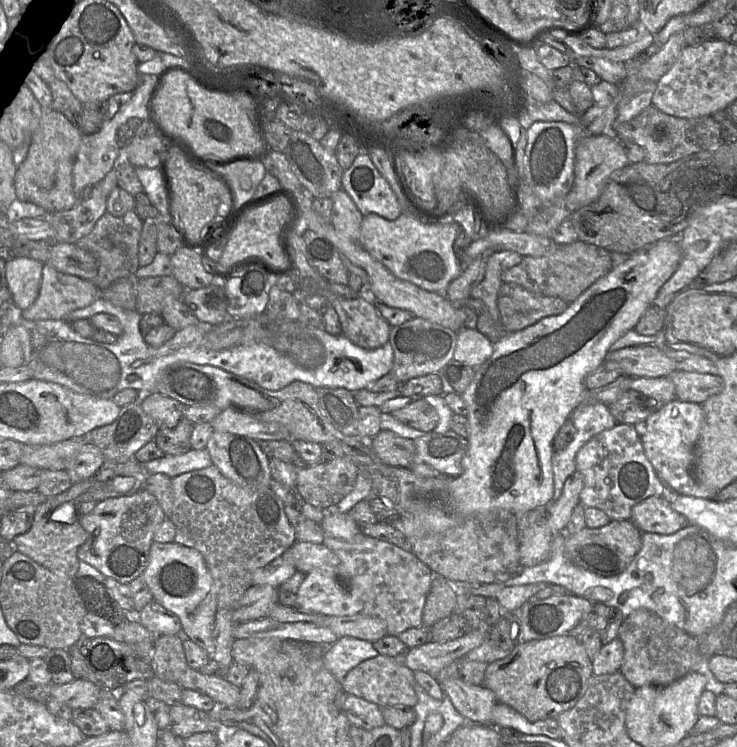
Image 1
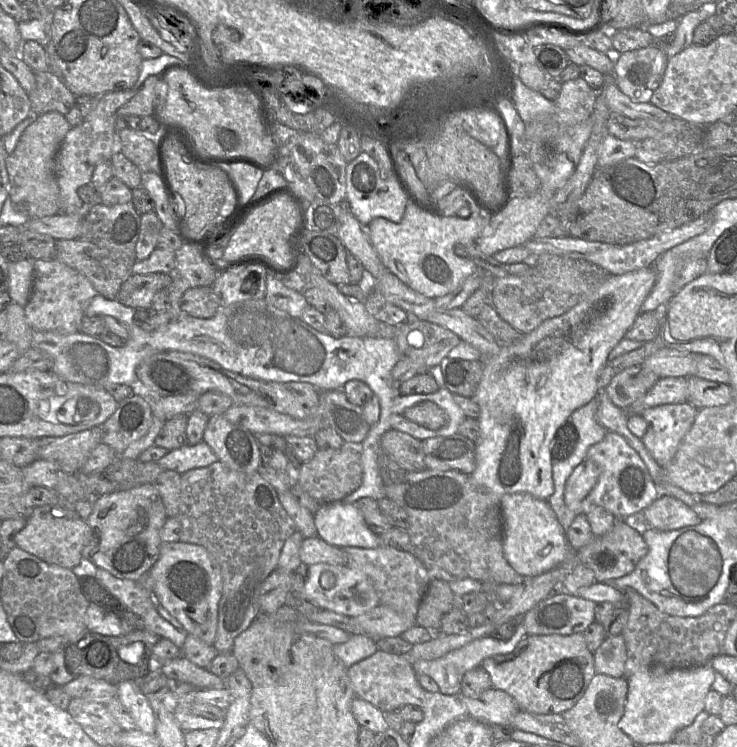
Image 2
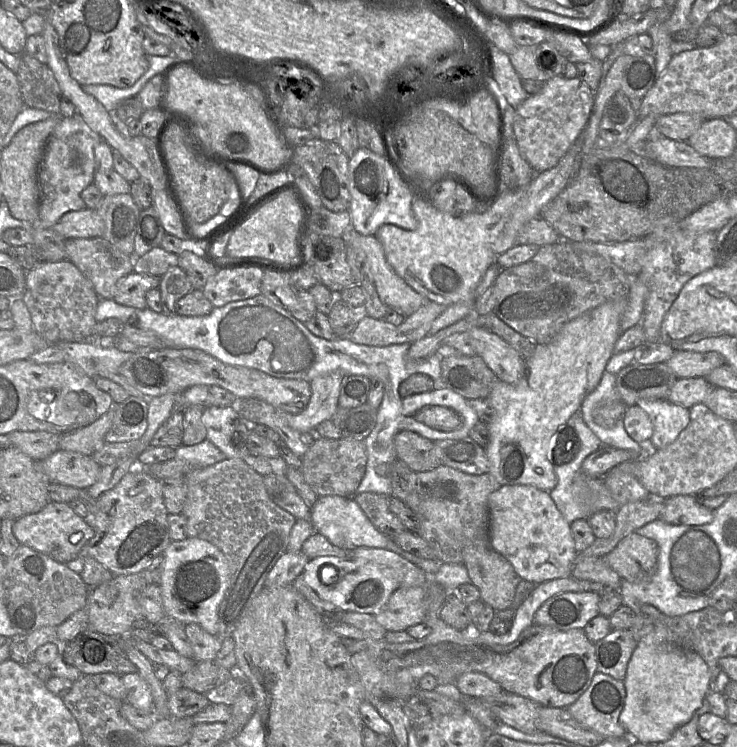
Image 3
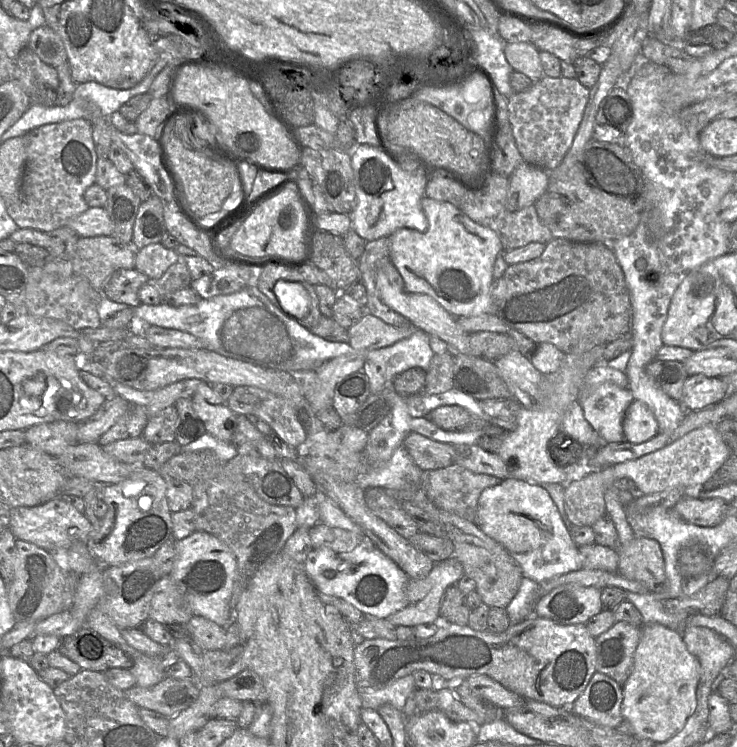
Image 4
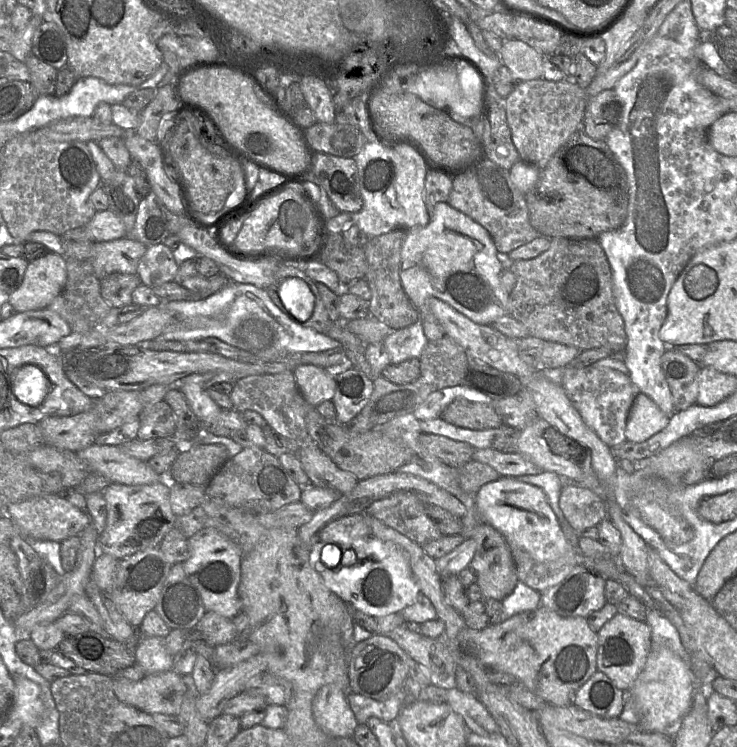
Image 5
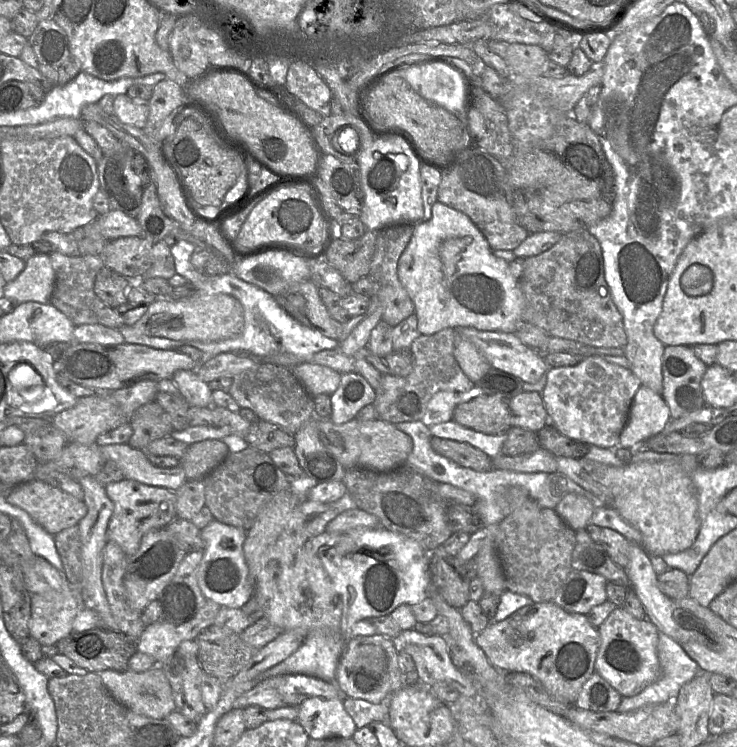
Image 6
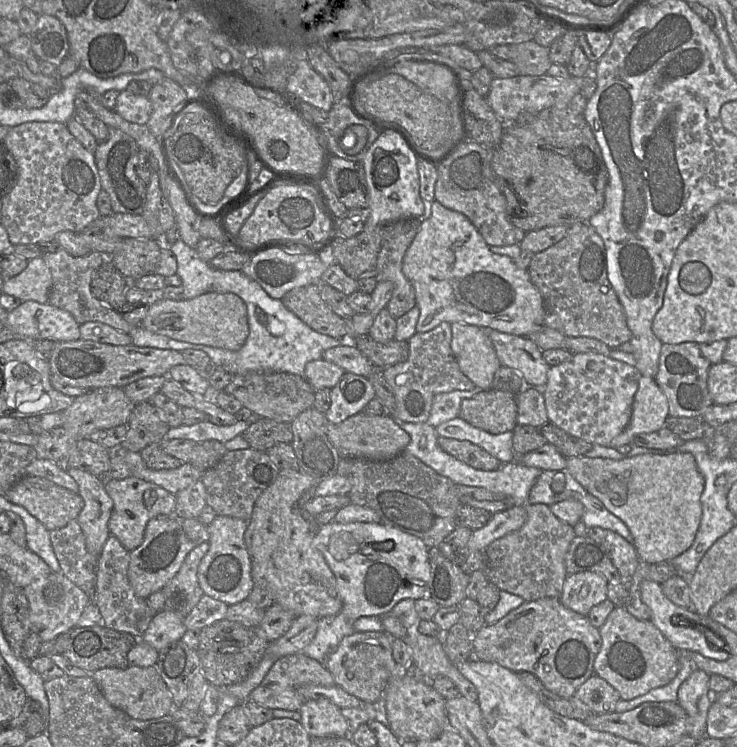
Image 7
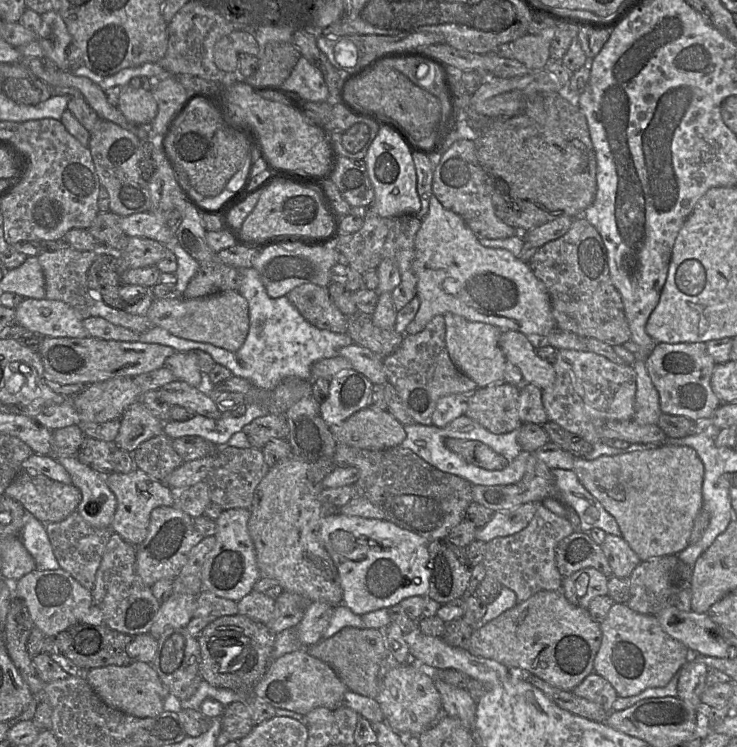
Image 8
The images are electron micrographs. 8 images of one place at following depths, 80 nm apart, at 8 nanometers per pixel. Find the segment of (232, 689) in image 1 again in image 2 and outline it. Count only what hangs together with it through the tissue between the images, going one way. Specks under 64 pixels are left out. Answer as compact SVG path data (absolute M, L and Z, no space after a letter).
M184 655L164 661L161 671L169 679L188 683L197 689L222 689L226 687L226 679L193 664Z

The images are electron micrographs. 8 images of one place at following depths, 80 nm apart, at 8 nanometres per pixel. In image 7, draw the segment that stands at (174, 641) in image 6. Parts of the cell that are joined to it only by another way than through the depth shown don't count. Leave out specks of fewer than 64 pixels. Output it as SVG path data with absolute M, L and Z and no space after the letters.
M162 609L153 616L141 640L159 651L169 643L180 640L186 630L184 618Z

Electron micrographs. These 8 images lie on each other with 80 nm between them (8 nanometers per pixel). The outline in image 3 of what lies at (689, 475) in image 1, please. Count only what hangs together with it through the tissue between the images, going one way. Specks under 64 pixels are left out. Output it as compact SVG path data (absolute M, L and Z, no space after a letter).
M642 399L637 404L649 415L653 424L650 442L654 449L673 443L689 425L695 412L667 399Z

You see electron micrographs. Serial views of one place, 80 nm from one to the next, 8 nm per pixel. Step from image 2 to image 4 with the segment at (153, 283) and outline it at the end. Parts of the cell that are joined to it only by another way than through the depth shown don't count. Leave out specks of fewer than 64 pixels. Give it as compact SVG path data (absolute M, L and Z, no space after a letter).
M136 269L117 270L107 280L103 295L116 303L137 307L141 304L138 291L148 282L149 278Z

